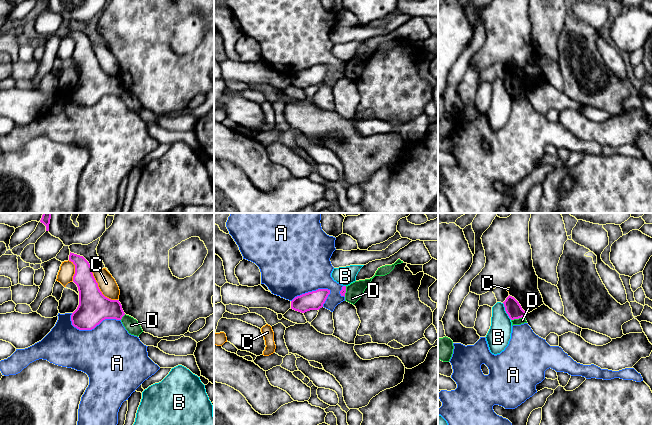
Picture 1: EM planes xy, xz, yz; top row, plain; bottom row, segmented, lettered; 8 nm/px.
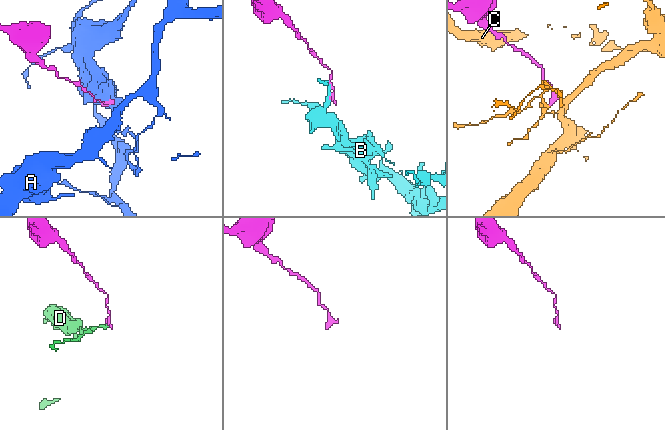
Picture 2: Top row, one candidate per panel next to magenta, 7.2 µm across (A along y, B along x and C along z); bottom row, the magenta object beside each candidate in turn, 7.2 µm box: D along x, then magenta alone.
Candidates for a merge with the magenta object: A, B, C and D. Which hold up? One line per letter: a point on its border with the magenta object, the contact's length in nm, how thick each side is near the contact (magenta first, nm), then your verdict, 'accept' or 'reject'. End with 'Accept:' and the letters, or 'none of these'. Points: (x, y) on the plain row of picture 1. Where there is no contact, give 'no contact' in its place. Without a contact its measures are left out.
A: contact xy (92, 104); length 400 nm; calibres 240 and 480 nm; reject
B: contact yz (505, 86); length 150 nm; calibres 130 and 190 nm; reject
C: contact xy (98, 64); length 340 nm; calibres 240 and 140 nm; reject
D: contact yz (517, 94); length 120 nm; calibres 130 and 50 nm; reject
Accept: none of these

